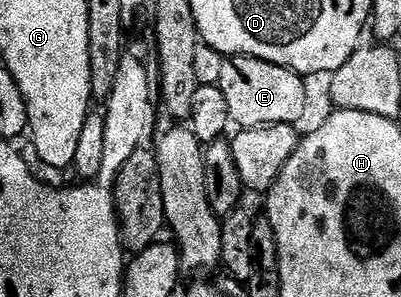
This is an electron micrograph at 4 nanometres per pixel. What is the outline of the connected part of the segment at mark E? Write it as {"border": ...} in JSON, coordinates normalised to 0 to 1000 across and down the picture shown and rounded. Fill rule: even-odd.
{"border":[[[569,185],[551,222],[551,259],[544,293],[559,316],[569,357],[569,394],[589,431],[661,428],[671,414],[743,418],[743,401],[766,374],[766,293],[758,256],[743,253],[701,219],[636,199],[626,185]]]}

